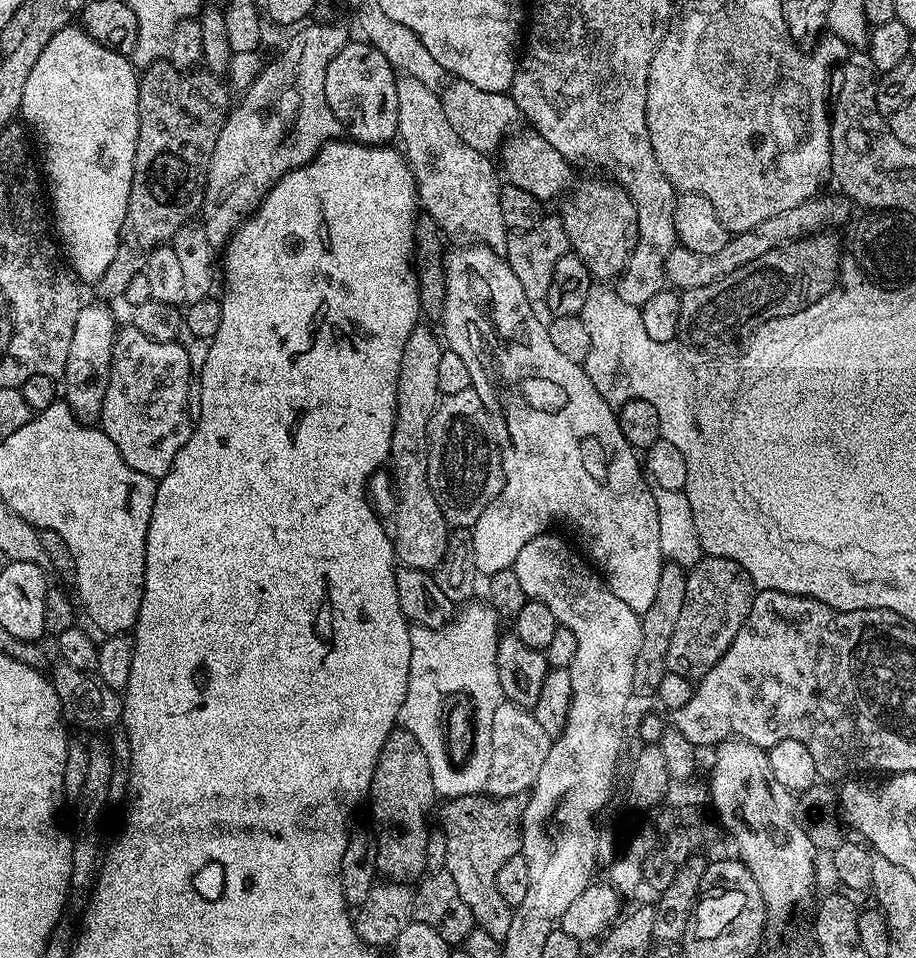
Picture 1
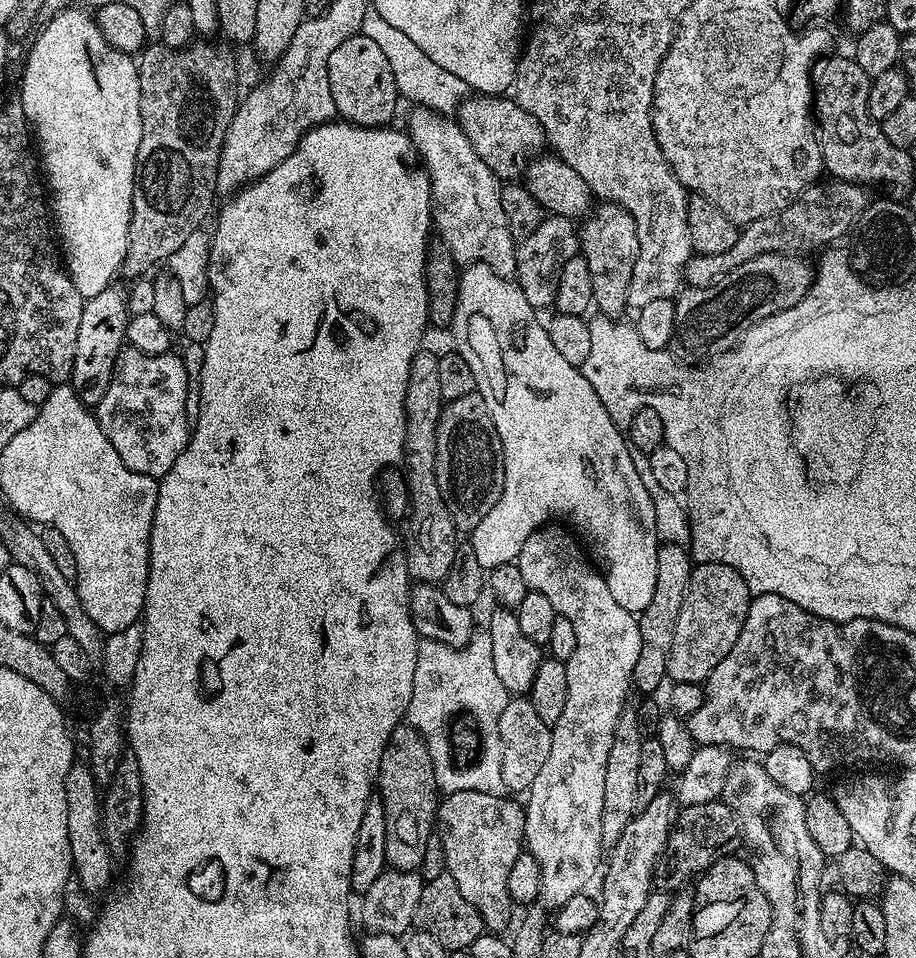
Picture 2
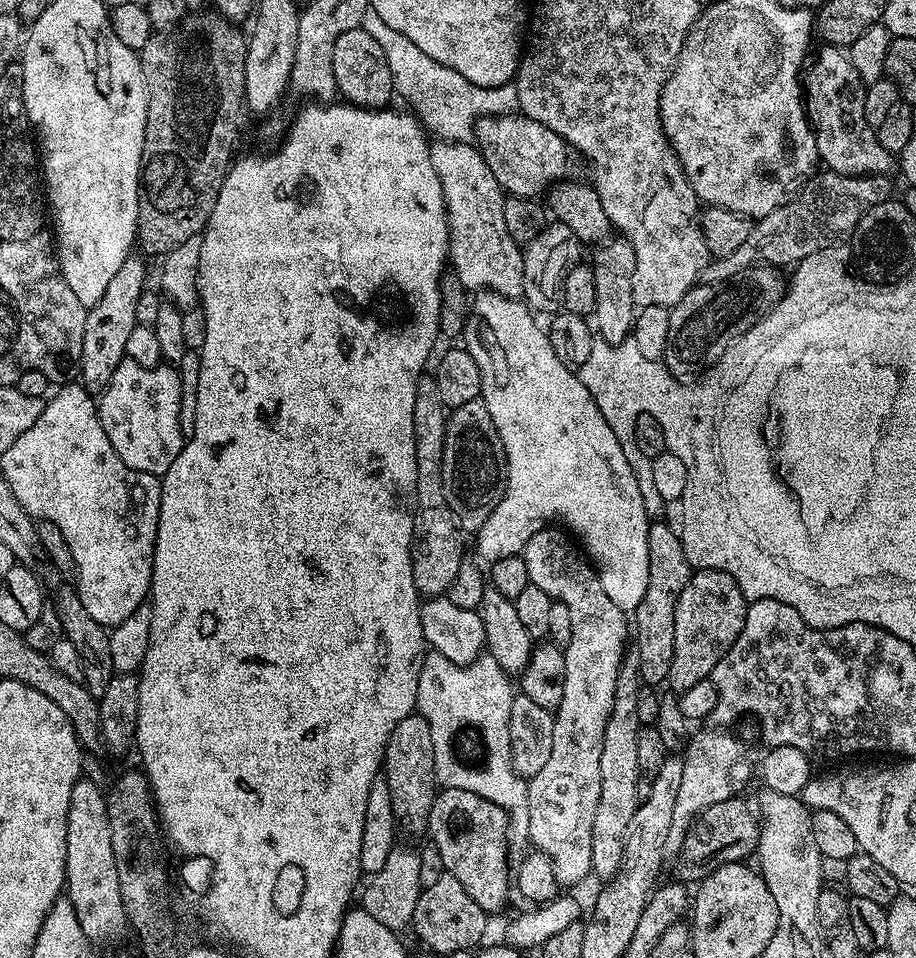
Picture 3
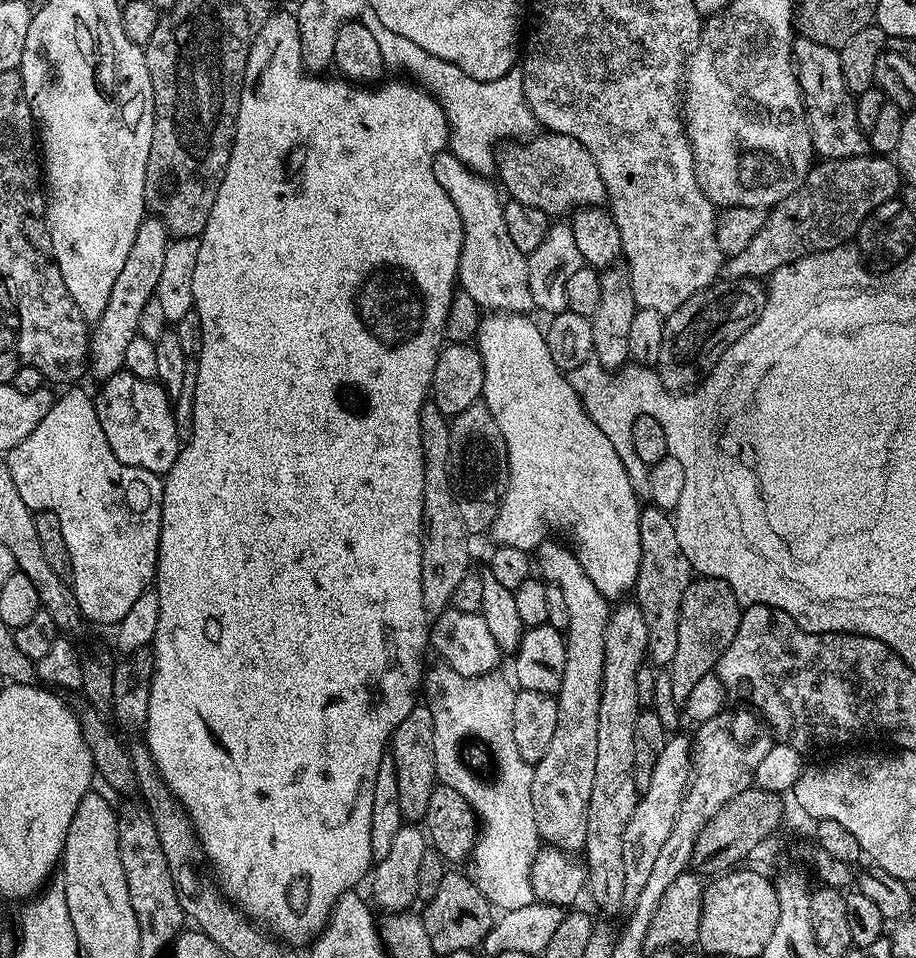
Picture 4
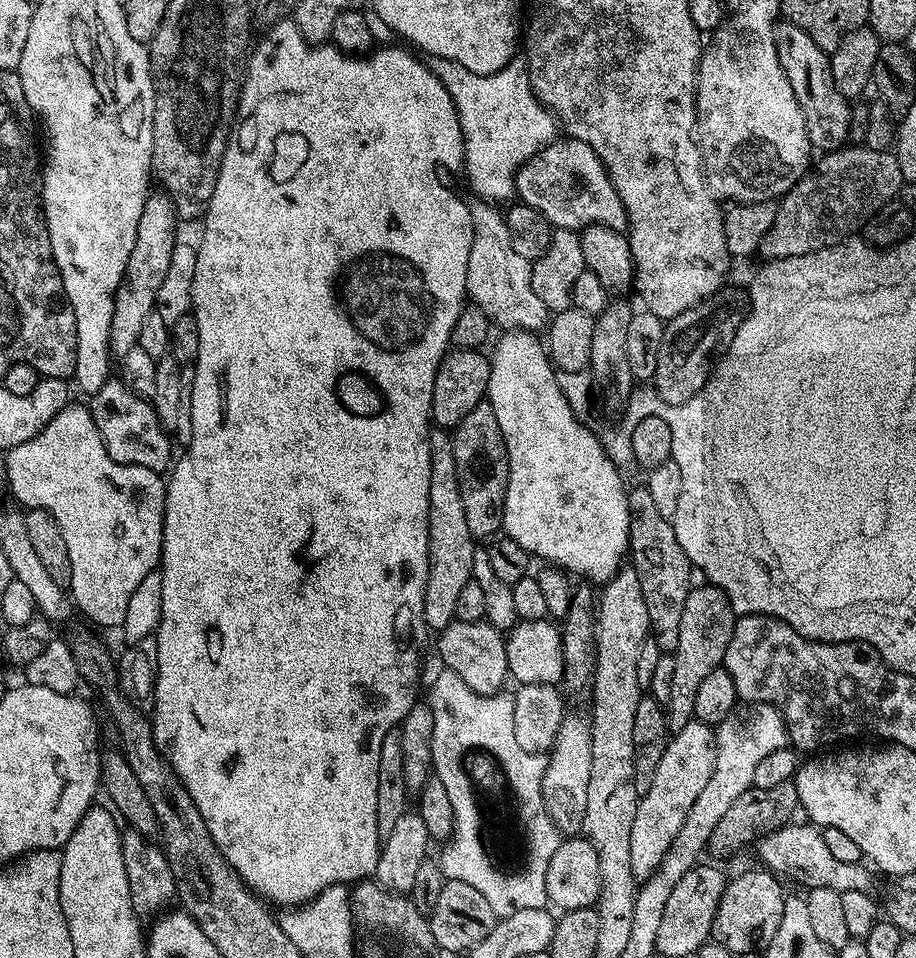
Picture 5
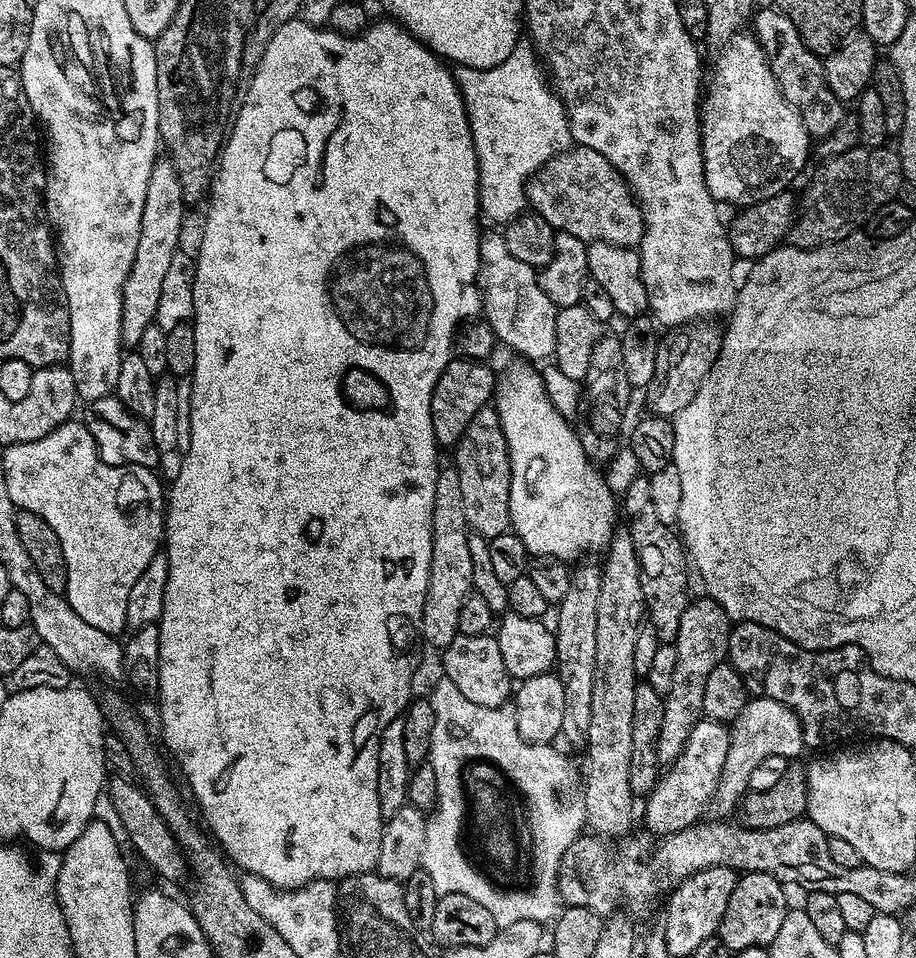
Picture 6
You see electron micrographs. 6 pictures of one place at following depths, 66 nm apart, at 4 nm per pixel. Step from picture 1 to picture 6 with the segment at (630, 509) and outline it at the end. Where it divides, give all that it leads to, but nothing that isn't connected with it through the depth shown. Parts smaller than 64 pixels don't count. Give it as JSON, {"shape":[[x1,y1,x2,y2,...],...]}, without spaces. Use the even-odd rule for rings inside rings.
{"shape":[[516,362,520,364,512,364,505,370,504,376,499,377,494,393,494,407,496,413,500,416,502,422,502,430,506,434,506,446,508,447,508,453,510,454,510,470,512,471,512,477,510,478,510,518,512,523,510,525,511,531,516,534,518,538,525,544,525,550,527,550,529,557,535,558,537,556,549,556,550,558,558,558,565,562,576,562,584,556,587,552,597,552,597,554,603,553,608,547,608,543,612,541,612,534,618,527,618,521,616,521,616,512,618,516,618,500,612,497,612,488,604,481,604,476,599,472,601,470,593,460,587,456,586,451,582,448,582,442,576,437,574,429,565,420,565,413,559,412,556,409,556,404,551,400,550,389,547,384,544,383,544,377,539,371,535,372,533,365,528,362]]}

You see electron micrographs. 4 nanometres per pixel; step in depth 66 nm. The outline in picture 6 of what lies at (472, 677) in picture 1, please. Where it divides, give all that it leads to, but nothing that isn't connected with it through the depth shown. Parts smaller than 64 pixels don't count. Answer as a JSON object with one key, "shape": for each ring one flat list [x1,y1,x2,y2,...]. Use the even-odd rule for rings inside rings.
{"shape":[[440,678,440,681,433,686,430,699,434,706,434,734,432,735,430,762,434,766,436,806,431,813,426,830,426,850,422,867,429,872,434,886,441,893,466,894,466,898,474,898,474,902,486,906,486,910,490,910,490,914,494,914,497,929,523,920,533,920,541,925,545,922,555,921,558,909,562,904,560,892,556,889,556,878,562,862,562,854,566,854,566,850,570,850,570,846,582,832,581,817,577,813,576,817,570,809,563,808,560,805,560,796,556,793,560,788,560,783,568,776,567,758,552,744,527,744,518,734,516,713,511,707,478,706,474,702,470,702,470,698,462,695,462,690,458,690,458,686,454,686,454,682,450,682,446,678],[466,772,472,780,486,786,494,794,494,798,504,798,508,805,514,808,514,814,518,818,522,850,530,850,530,856,532,856,532,876,528,878,528,882,524,886,516,886,514,890,518,890,518,892,514,892,514,894,490,890,480,876,472,876,470,866,460,856,460,850,457,848,457,829,460,828,461,816,460,784,458,782,462,782]]}

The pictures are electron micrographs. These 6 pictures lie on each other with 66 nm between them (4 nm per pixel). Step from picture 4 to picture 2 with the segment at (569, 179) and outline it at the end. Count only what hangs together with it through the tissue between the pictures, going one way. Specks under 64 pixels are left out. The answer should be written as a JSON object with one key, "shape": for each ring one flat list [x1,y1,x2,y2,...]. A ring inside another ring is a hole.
{"shape":[[504,94,469,95,458,109,458,123,462,134,470,138,470,146,474,146,478,158,490,166,490,170,501,182,515,181,529,162,535,160,546,148,546,137,538,118,534,118,534,114,526,114,526,110,522,110,515,99]]}

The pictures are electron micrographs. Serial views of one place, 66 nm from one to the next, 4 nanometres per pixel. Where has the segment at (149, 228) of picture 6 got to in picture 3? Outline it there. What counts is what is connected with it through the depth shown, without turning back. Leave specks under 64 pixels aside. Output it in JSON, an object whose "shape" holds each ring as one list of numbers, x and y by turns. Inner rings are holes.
{"shape":[[133,254,122,262,122,267,114,273,114,278,106,285,106,294,98,298,93,308,88,309,86,318,86,338,82,338,82,362,80,363,79,383,87,392,99,394,108,387,110,378,114,378,114,370,118,370,118,362,126,359,124,351,130,338,130,330,136,328,138,314,138,298,146,291,144,279,148,272,144,264]]}

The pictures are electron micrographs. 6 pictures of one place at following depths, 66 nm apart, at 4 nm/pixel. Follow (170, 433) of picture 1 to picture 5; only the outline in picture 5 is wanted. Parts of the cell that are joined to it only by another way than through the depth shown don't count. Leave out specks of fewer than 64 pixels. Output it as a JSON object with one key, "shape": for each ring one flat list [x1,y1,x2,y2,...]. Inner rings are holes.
{"shape":[[110,378,100,390,90,396,90,402,90,411,98,426,98,434,102,434,106,450,110,458,114,458,114,462,142,466,161,474,169,471,174,460,174,444,169,433,158,422,151,399,131,392,123,380]]}

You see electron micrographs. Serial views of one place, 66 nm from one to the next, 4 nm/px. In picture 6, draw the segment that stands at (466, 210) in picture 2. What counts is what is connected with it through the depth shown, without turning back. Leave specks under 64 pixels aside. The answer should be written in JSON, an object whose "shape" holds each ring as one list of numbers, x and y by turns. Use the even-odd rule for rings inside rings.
{"shape":[[485,231,480,238,480,275,478,287,482,297,482,316,491,326,495,339,513,348,517,357,528,362,549,359,554,350,554,322,557,307,540,285,537,269,510,254,503,231]]}

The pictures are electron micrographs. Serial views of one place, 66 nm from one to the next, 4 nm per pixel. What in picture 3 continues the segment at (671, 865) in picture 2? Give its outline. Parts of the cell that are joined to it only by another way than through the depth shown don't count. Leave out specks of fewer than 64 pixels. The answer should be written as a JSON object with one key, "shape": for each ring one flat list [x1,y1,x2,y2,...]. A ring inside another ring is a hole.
{"shape":[[733,798,726,802,714,802,696,816,690,826,686,838,682,842,680,852,674,858,676,864,675,879,680,882,699,882,714,870,727,864,739,864,747,861,756,851,756,843,760,841,760,821,757,813,747,804,744,798]]}

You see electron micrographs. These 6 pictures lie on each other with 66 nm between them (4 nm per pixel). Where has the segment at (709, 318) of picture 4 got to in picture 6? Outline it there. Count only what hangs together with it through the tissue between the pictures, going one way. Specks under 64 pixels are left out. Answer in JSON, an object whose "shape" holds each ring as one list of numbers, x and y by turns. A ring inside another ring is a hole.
{"shape":[[689,322,667,329,659,337,658,362,654,362,654,378,647,389,648,404,658,416,675,418,694,398,702,386,710,366,720,353,721,329,712,322]]}

